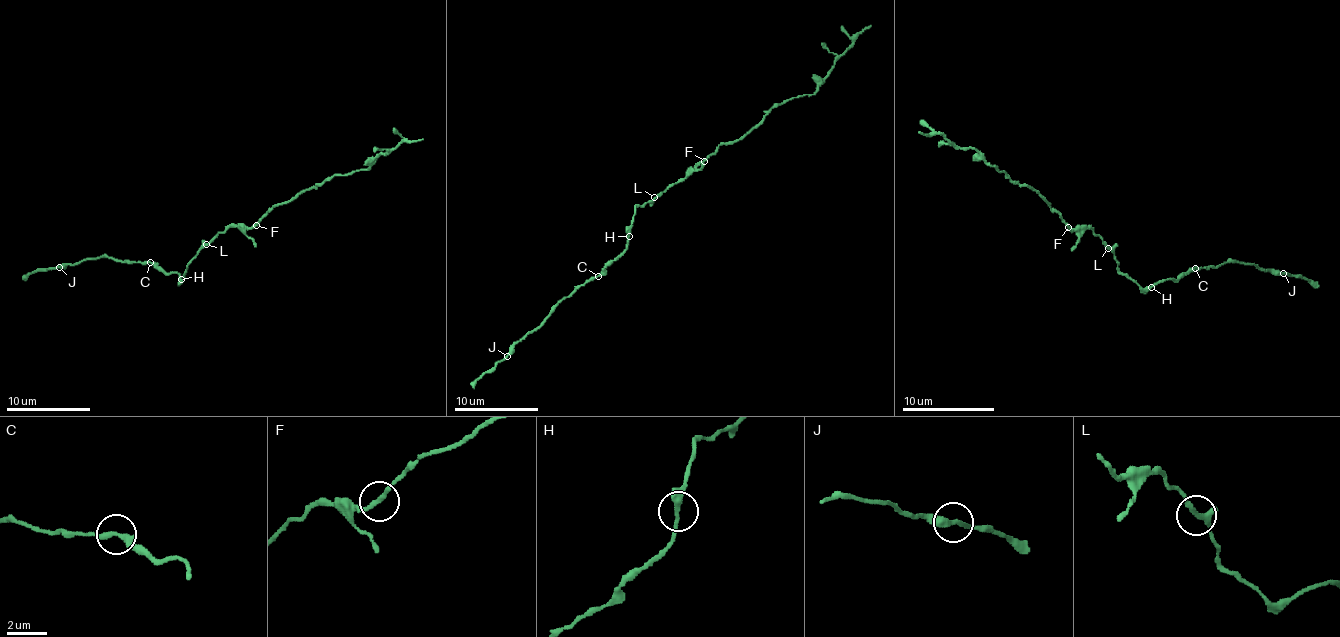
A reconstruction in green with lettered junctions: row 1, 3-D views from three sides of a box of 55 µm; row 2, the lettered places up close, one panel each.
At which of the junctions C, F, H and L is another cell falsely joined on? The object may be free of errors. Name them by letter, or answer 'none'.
none

